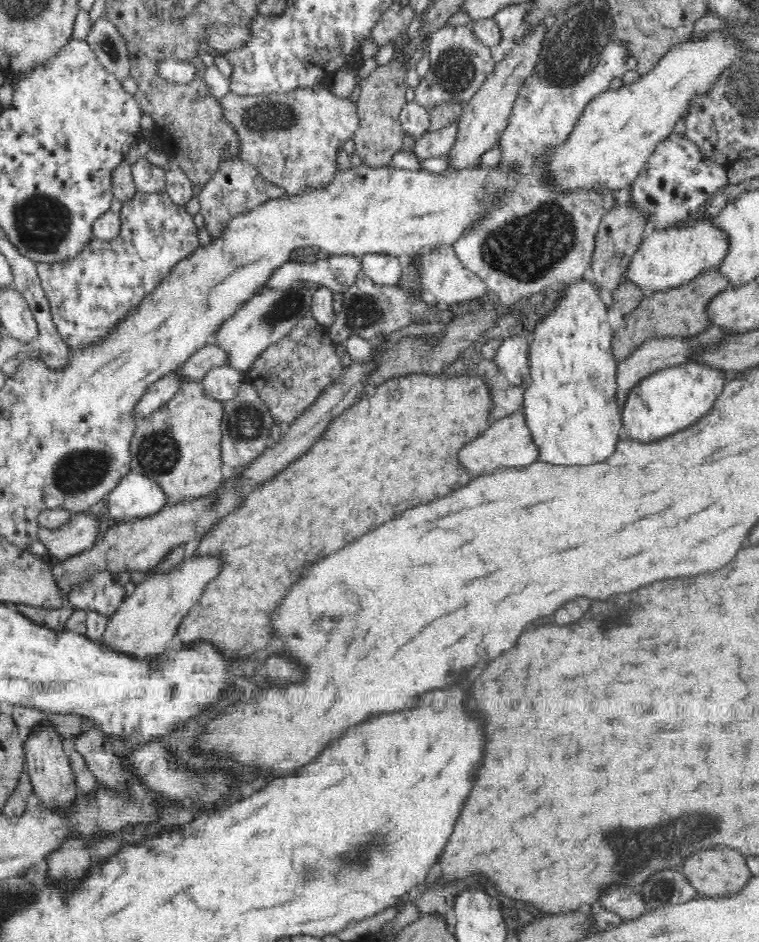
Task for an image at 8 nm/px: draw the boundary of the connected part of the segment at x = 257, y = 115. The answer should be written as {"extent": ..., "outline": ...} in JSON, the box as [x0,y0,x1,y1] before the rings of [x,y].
{"extent":[218,86,358,193],"outline":[[[316,86],[312,90],[242,96],[229,92],[218,102],[224,120],[238,136],[237,158],[251,164],[269,184],[281,188],[286,193],[298,191],[314,185],[325,185],[333,175],[338,150],[346,140],[352,138],[358,126],[357,107],[350,97],[341,98],[332,93],[331,86]]]}

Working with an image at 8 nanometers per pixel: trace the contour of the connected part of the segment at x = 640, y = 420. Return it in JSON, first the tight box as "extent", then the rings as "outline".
{"extent":[620,361,728,443],"outline":[[[696,361],[654,371],[628,391],[620,414],[623,437],[648,443],[685,429],[713,407],[728,379],[720,367]]]}

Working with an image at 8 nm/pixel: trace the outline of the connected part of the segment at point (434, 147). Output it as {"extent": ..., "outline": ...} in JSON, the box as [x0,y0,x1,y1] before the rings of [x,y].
{"extent":[412,122,457,161],"outline":[[[457,122],[442,130],[428,131],[424,136],[417,137],[412,148],[413,156],[423,161],[429,158],[447,156],[457,131]]]}

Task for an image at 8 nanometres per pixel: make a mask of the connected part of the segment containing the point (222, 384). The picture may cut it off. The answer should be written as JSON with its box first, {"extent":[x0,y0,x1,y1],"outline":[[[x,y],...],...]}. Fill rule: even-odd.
{"extent":[203,364,246,402],"outline":[[[227,364],[214,367],[206,373],[203,385],[206,392],[216,400],[225,402],[236,398],[239,388],[246,382],[242,373]]]}

